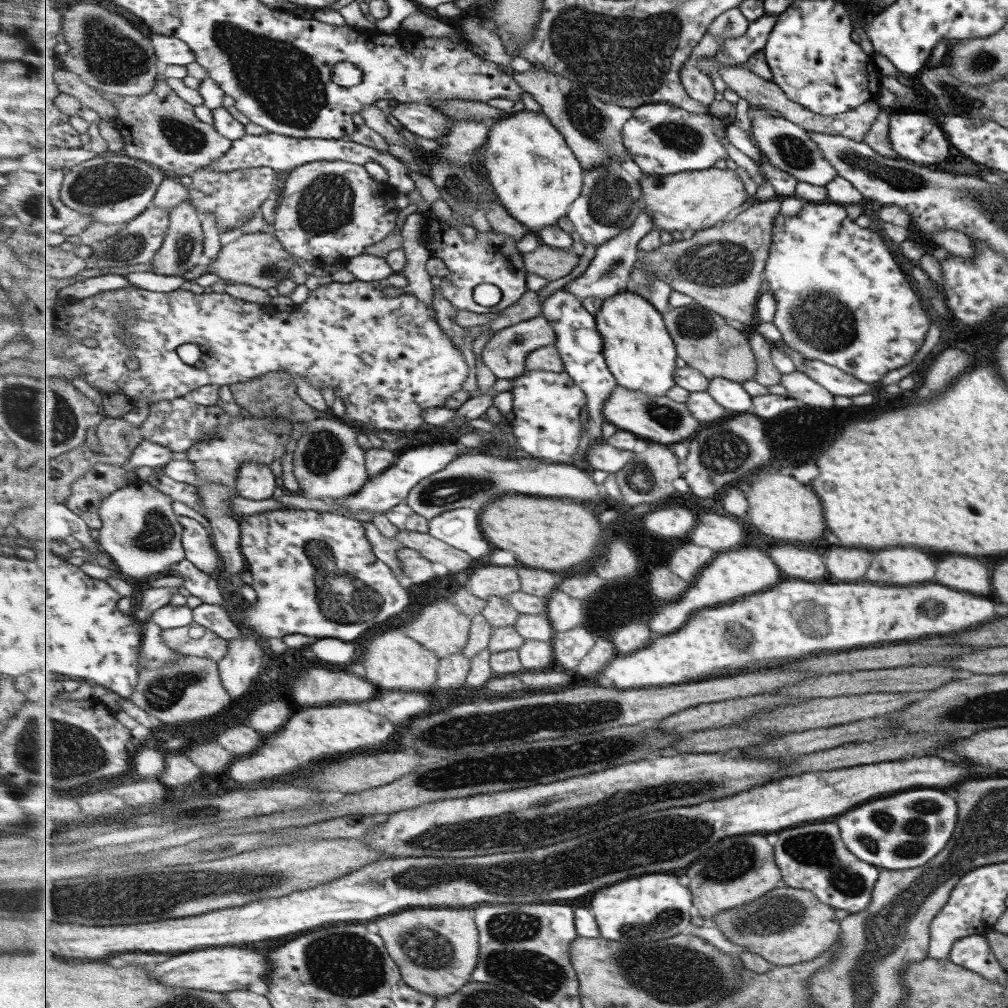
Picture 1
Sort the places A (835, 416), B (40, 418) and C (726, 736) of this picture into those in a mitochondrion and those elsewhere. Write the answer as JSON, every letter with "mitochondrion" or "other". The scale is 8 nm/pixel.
{"A":"other","B":"mitochondrion","C":"mitochondrion"}

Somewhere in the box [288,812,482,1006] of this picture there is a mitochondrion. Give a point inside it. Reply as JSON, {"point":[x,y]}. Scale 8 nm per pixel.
{"point":[343,964]}

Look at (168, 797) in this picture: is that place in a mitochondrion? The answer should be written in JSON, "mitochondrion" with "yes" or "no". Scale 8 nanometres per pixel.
{"mitochondrion":"no"}

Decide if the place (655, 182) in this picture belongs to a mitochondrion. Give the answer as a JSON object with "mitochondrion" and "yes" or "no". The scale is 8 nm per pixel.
{"mitochondrion":"yes"}

